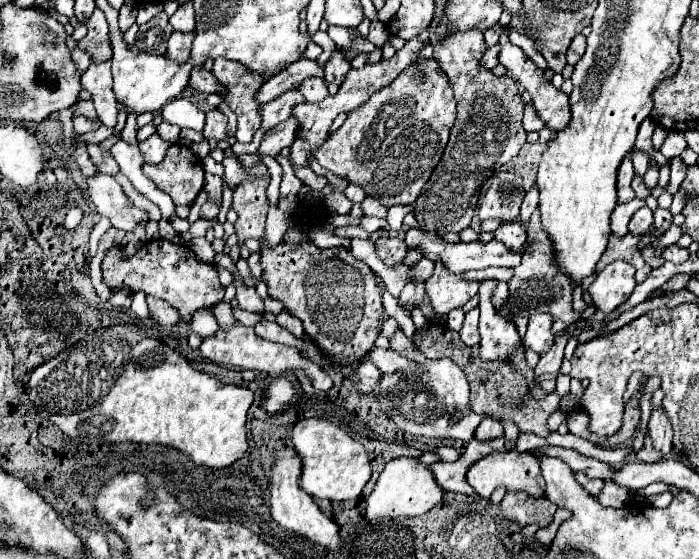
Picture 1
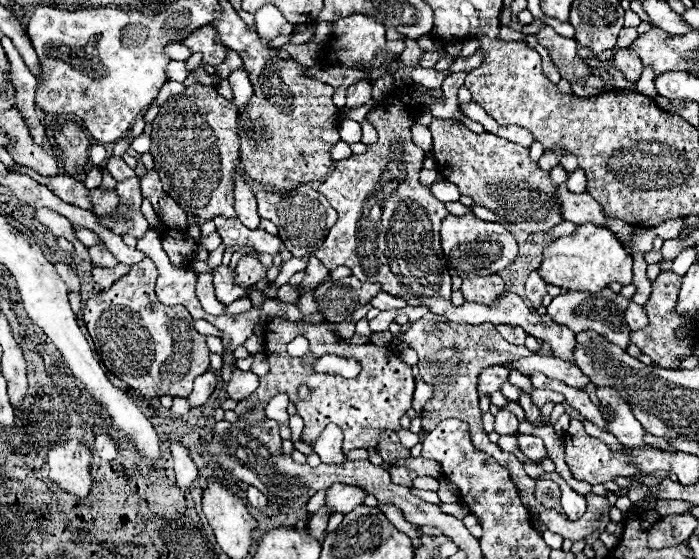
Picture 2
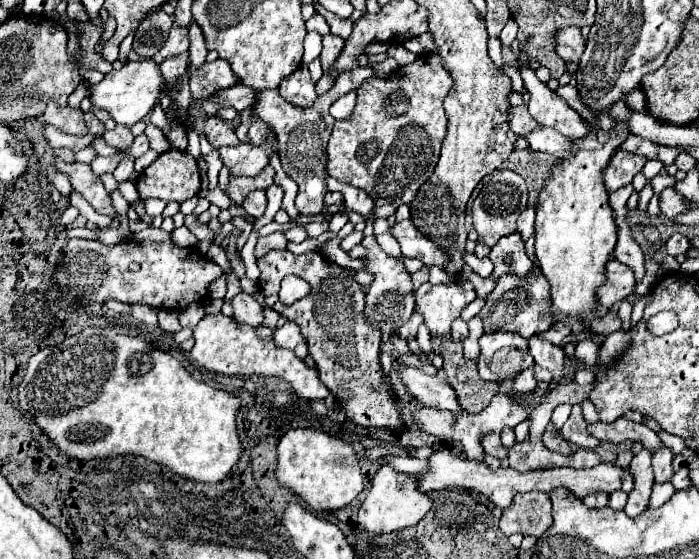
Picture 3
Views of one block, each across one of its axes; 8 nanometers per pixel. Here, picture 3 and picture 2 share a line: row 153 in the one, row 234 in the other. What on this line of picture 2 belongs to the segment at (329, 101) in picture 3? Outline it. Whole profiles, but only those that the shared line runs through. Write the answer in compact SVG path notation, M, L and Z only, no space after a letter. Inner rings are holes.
M308 184L294 188L290 194L272 194L266 190L258 190L256 198L260 216L270 218L278 226L278 236L282 238L284 246L292 252L292 256L314 254L336 222L336 210L332 210L328 200Z

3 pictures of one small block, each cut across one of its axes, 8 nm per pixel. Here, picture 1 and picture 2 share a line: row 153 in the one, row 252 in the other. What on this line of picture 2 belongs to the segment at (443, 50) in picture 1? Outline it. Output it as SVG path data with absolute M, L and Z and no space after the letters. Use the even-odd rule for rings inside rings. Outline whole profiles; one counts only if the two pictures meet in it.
M448 214L442 220L442 248L448 258L448 270L452 276L460 278L474 278L474 276L488 276L508 268L518 256L518 242L516 238L498 222L484 222L474 214L454 216Z

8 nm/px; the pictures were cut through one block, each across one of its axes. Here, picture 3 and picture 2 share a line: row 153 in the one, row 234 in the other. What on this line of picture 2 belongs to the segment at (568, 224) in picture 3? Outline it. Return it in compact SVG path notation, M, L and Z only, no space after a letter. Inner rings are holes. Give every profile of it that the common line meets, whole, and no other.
M582 224L578 226L578 230L570 236L562 236L554 242L550 242L544 248L544 258L542 258L542 266L540 266L540 276L554 286L566 288L566 290L578 290L578 292L600 292L604 290L608 284L612 282L620 282L622 286L632 283L632 256L624 247L624 244L604 226L594 226L594 224Z

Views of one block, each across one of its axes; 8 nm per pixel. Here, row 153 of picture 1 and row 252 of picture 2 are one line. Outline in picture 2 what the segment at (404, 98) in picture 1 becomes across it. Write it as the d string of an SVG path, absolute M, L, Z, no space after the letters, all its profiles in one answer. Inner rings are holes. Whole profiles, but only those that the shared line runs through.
M396 90L382 102L384 104L380 104L366 116L378 130L378 142L370 144L364 154L338 162L332 174L318 188L318 192L328 198L332 208L336 208L338 220L330 228L320 250L316 250L316 256L330 270L348 266L352 270L352 276L360 278L360 282L376 282L384 292L396 298L404 298L408 306L428 306L432 314L446 316L450 322L472 326L484 322L498 326L502 322L508 326L522 326L530 336L548 342L554 356L566 360L568 364L574 364L576 332L568 330L566 326L554 324L546 314L532 314L524 300L514 292L504 292L492 306L475 302L452 306L452 277L440 246L440 222L450 212L446 210L444 202L432 196L430 186L422 186L418 182L426 154L412 144L412 92Z

